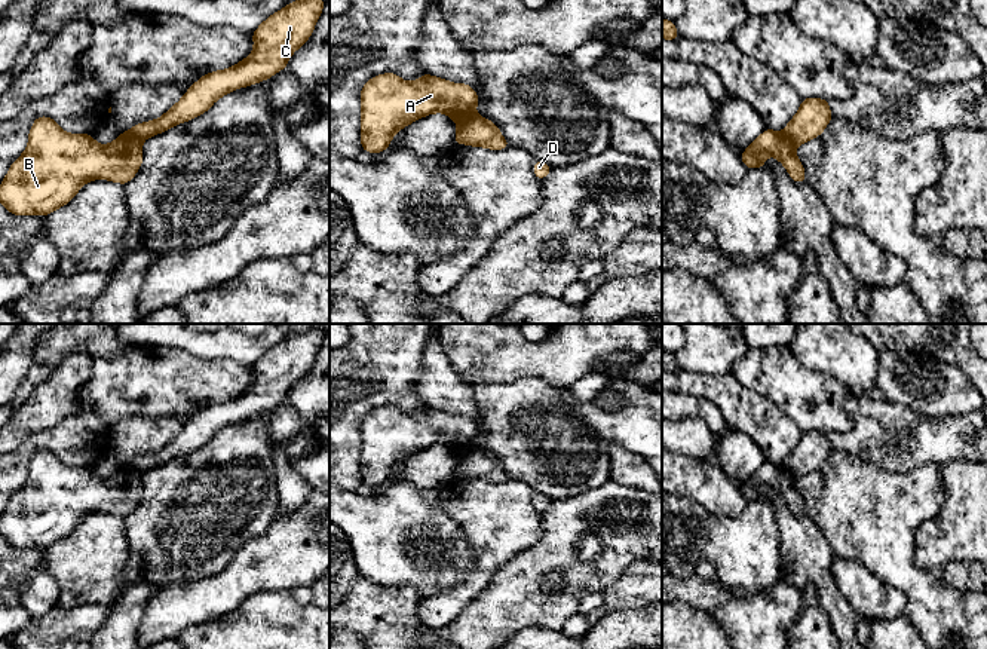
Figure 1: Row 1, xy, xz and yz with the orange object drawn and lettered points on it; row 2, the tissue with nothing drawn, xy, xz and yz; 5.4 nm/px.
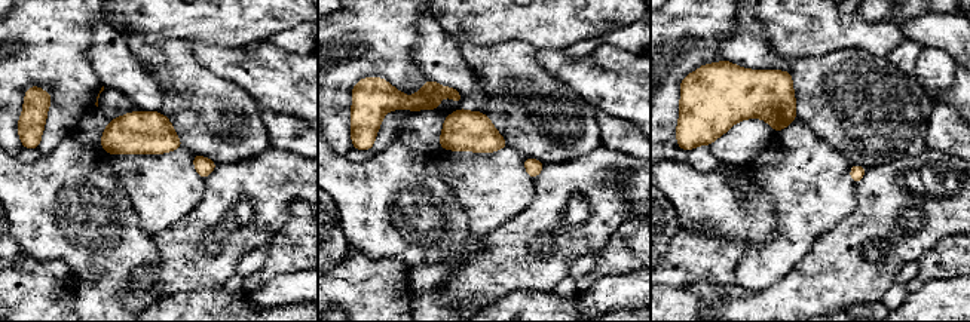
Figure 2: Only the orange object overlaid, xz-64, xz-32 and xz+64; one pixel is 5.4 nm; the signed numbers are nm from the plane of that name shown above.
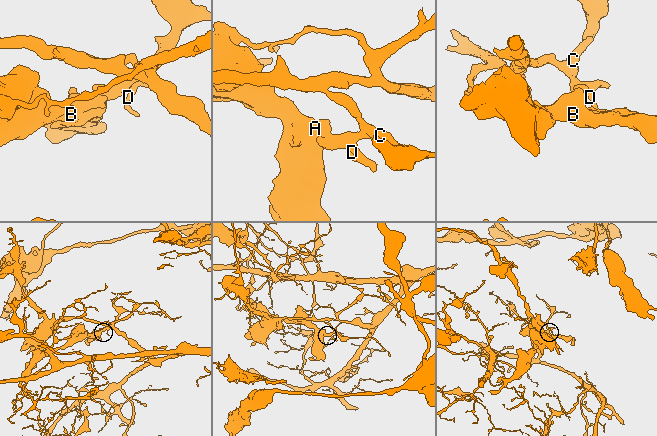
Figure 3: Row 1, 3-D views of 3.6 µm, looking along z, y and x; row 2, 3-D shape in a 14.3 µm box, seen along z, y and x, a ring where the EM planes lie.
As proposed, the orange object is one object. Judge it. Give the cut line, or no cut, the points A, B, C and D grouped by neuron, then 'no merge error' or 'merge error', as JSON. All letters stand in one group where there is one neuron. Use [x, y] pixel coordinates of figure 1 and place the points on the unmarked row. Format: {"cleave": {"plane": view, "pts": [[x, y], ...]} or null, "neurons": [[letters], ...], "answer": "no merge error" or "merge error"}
{"cleave": {"plane": "xz", "pts": [[474, 444], [457, 456]]}, "neurons": [["A", "B"], ["C", "D"]], "answer": "merge error"}

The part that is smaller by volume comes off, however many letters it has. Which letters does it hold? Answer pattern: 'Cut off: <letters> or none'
Cut off: A, B

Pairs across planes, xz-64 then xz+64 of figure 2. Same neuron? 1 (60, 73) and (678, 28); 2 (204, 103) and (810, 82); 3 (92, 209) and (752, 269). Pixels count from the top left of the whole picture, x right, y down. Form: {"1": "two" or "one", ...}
{"1": "one", "2": "one", "3": "two"}

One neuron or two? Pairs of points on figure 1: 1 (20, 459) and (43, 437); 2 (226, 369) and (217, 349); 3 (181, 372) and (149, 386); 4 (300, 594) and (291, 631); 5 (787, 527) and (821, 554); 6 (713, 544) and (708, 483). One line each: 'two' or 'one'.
1: one
2: two
3: one
4: two
5: one
6: two

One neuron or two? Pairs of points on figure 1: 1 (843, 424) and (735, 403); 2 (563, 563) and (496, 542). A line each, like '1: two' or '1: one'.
1: two
2: two

